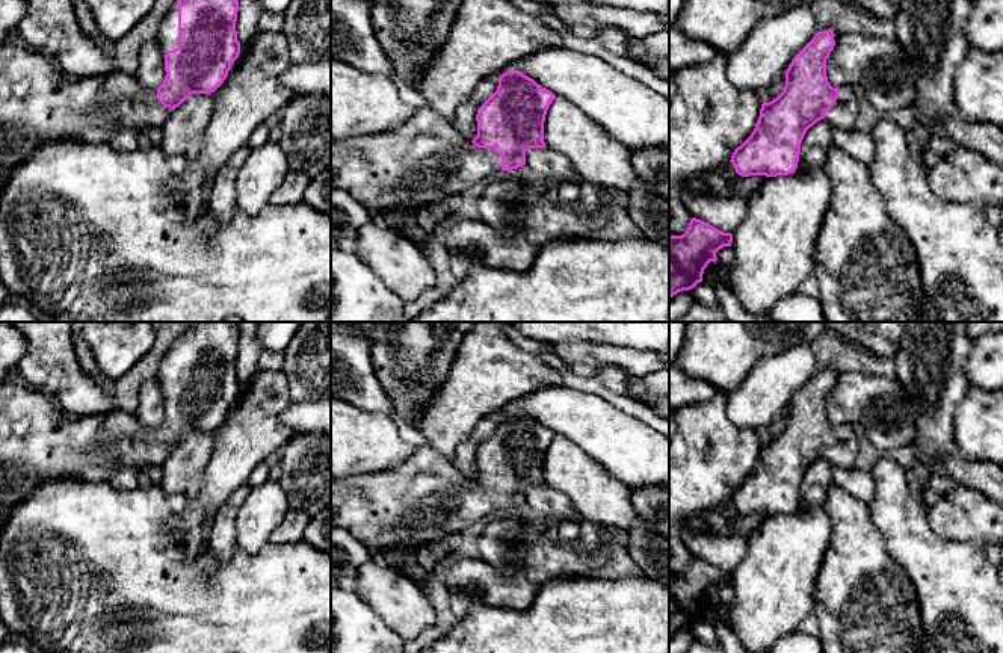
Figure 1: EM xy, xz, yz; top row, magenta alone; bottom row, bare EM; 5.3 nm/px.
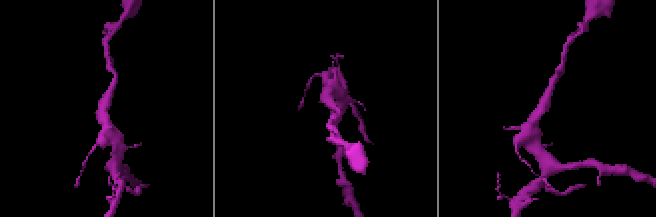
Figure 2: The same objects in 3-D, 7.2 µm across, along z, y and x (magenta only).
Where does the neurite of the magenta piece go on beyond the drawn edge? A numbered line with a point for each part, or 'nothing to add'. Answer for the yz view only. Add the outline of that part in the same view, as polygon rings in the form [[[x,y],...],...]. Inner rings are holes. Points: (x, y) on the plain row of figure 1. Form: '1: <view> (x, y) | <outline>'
1: yz (843, 452) | [[[849,423],[838,425],[838,437],[826,450],[825,458],[837,467],[850,469],[858,456],[859,441],[855,428]]]

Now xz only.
1: xz (423, 499) | [[[431,446],[418,447],[408,460],[396,467],[369,475],[335,478],[331,475],[331,523],[346,529],[370,552],[403,549],[411,555],[418,547],[429,546],[447,535],[462,534],[468,526],[502,509],[502,494],[494,487],[477,487],[459,472],[450,460]]]

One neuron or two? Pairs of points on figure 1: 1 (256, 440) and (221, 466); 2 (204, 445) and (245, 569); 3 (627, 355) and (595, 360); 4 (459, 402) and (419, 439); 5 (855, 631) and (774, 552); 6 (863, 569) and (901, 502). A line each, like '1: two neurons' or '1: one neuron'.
1: one neuron
2: two neurons
3: one neuron
4: two neurons
5: two neurons
6: two neurons

